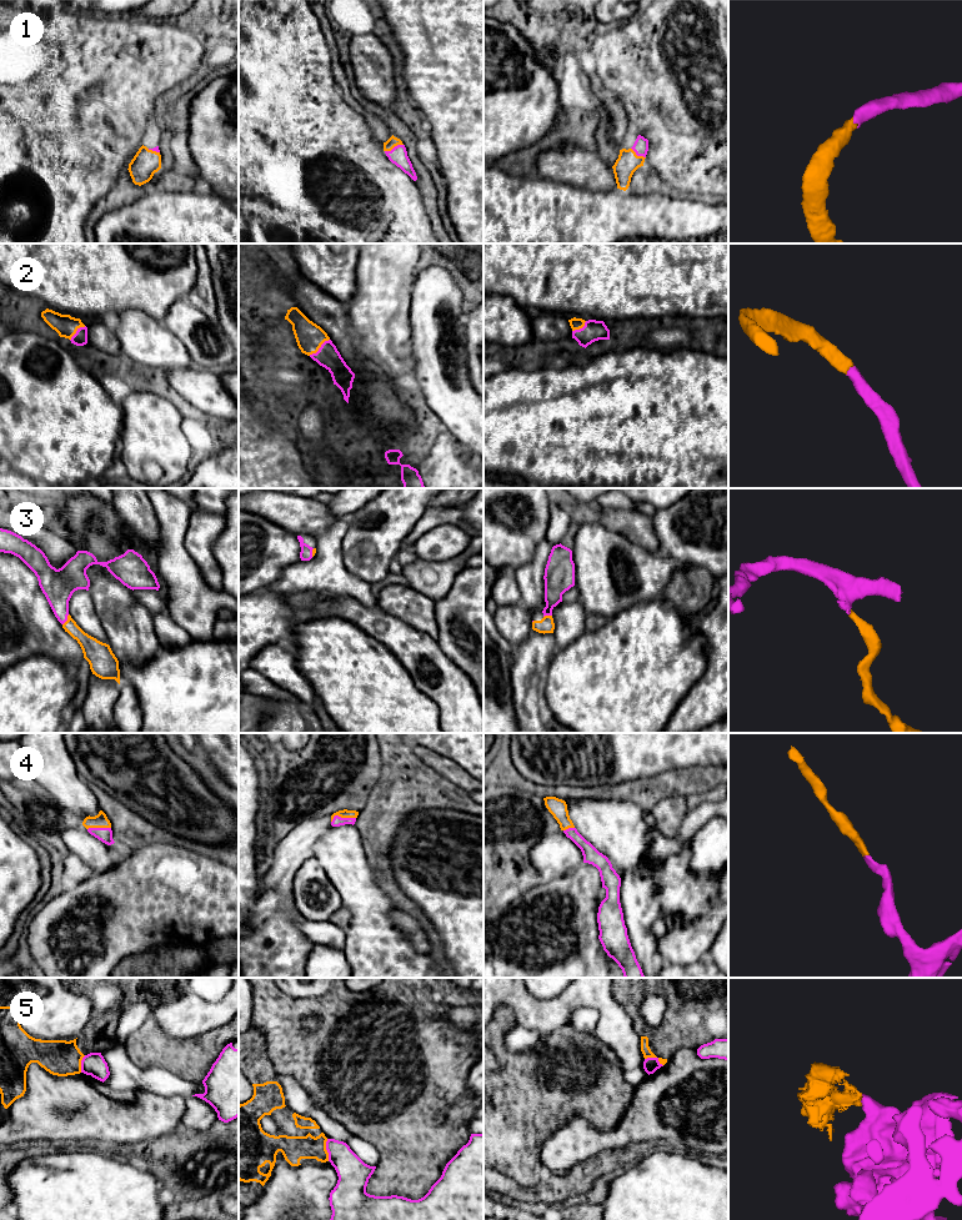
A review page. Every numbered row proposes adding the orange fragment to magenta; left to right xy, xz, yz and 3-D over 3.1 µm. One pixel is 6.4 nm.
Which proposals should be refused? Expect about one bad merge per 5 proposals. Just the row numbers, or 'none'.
5

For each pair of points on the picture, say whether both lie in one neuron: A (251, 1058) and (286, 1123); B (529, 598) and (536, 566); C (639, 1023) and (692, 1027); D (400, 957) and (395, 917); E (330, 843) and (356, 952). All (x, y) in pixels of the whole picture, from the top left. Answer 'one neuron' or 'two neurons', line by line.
A: one neuron
B: one neuron
C: one neuron
D: two neurons
E: one neuron

